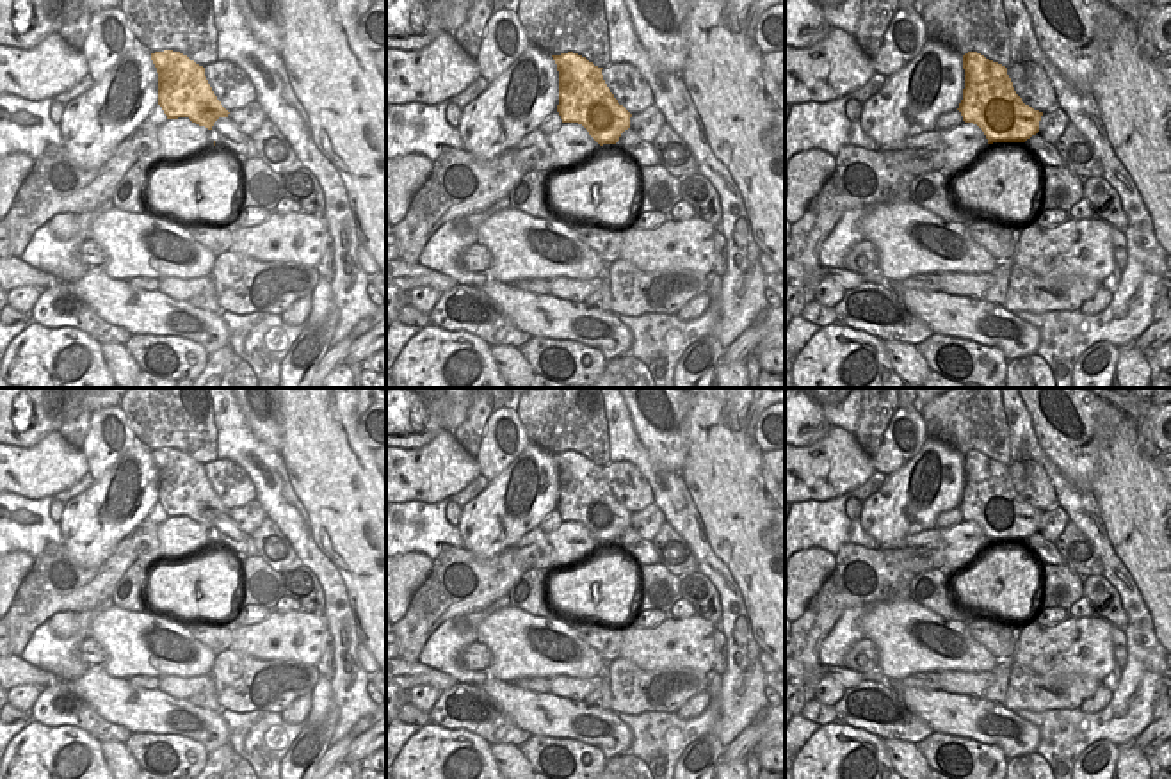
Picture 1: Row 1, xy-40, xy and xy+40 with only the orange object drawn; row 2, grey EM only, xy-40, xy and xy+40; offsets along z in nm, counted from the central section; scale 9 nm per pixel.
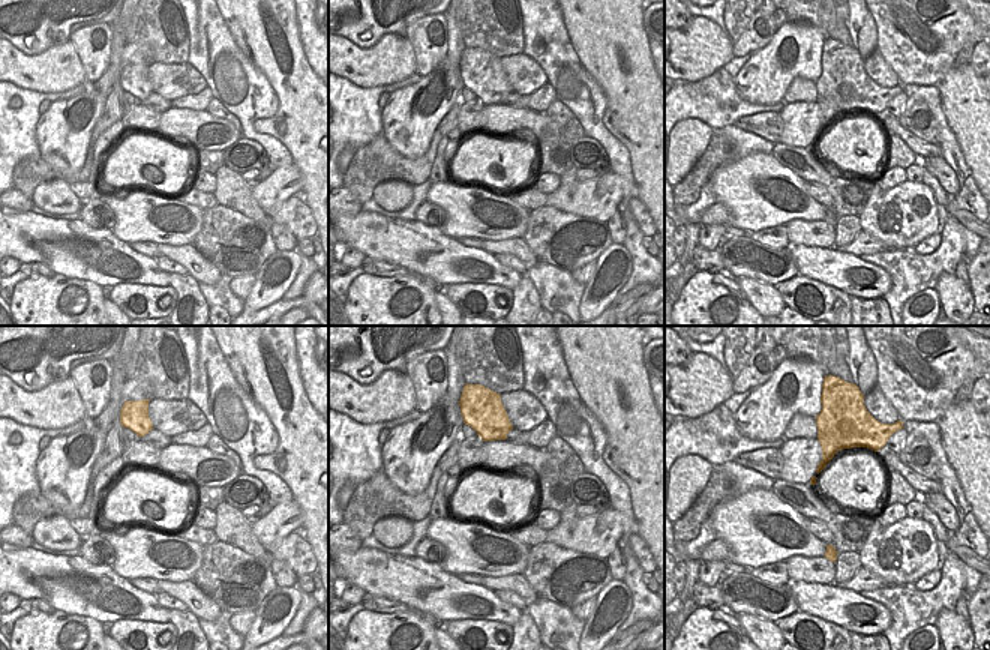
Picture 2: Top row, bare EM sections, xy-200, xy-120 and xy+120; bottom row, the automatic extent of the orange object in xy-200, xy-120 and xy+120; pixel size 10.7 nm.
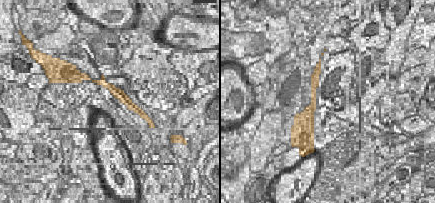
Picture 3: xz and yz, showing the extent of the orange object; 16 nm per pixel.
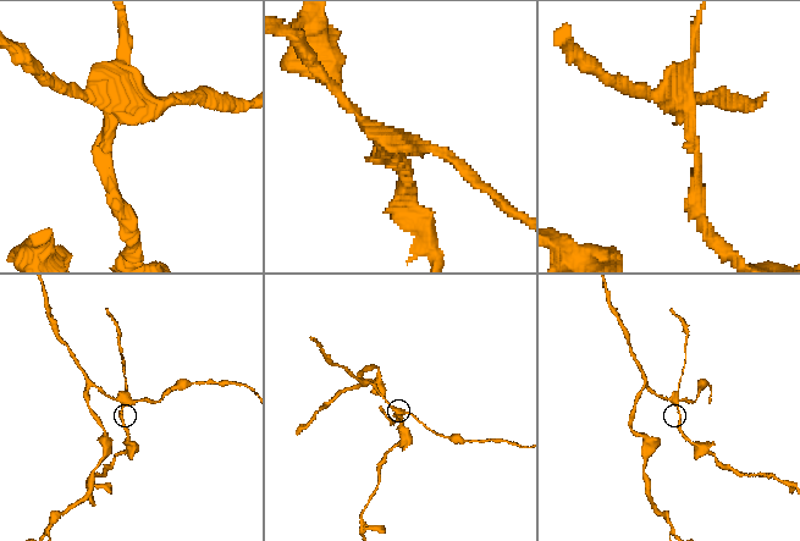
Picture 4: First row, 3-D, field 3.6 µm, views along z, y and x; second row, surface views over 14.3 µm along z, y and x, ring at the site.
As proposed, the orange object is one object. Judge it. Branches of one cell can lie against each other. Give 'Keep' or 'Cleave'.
Cleave.

